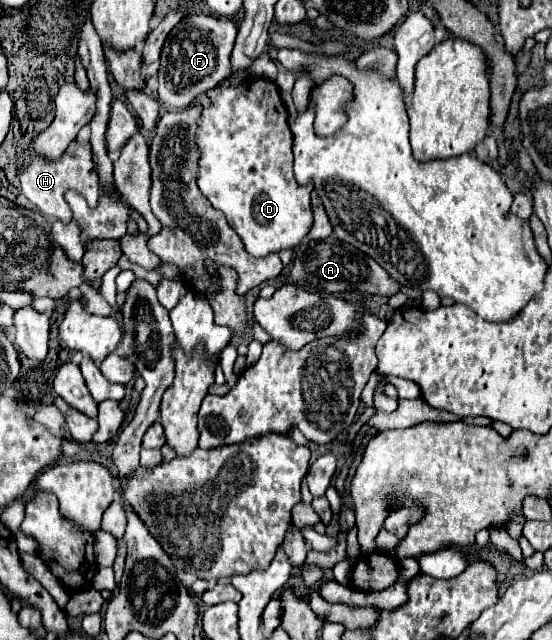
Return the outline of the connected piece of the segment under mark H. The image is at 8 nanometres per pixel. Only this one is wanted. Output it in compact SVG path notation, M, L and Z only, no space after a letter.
M72 141L72 145L68 145L68 149L58 159L46 159L44 155L36 155L30 161L30 165L20 173L20 185L22 185L24 197L32 205L36 205L40 209L40 213L46 215L48 219L60 219L60 221L72 219L72 211L70 211L68 203L64 201L64 193L68 189L82 193L86 197L88 205L96 207L96 201L100 197L100 193L98 193L100 181L98 181L98 173L94 169L90 143L80 145L78 141Z

